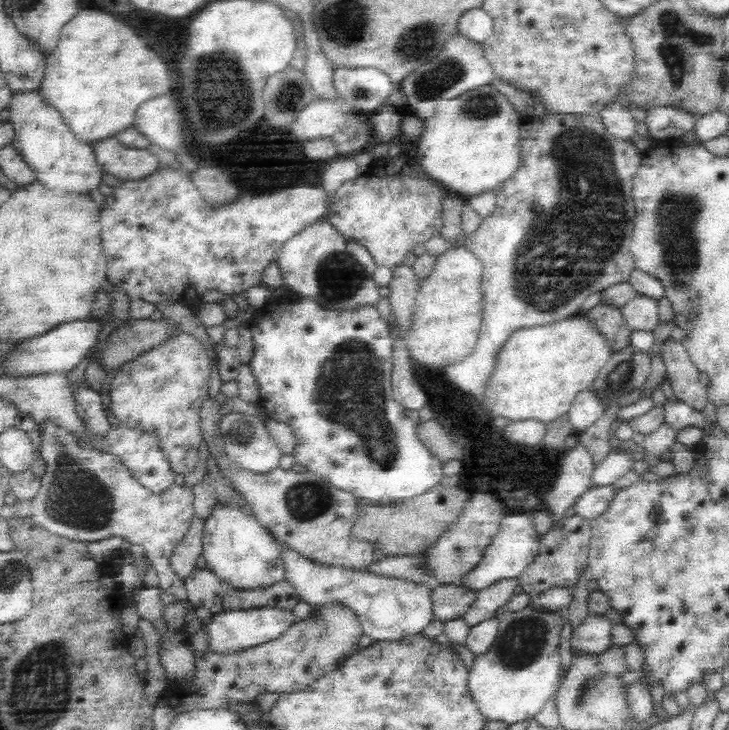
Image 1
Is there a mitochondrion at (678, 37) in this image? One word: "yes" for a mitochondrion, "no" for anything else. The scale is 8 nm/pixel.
yes

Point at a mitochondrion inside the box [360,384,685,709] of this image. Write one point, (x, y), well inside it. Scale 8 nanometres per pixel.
(521, 642)

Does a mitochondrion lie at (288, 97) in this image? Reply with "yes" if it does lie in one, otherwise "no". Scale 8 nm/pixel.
yes

